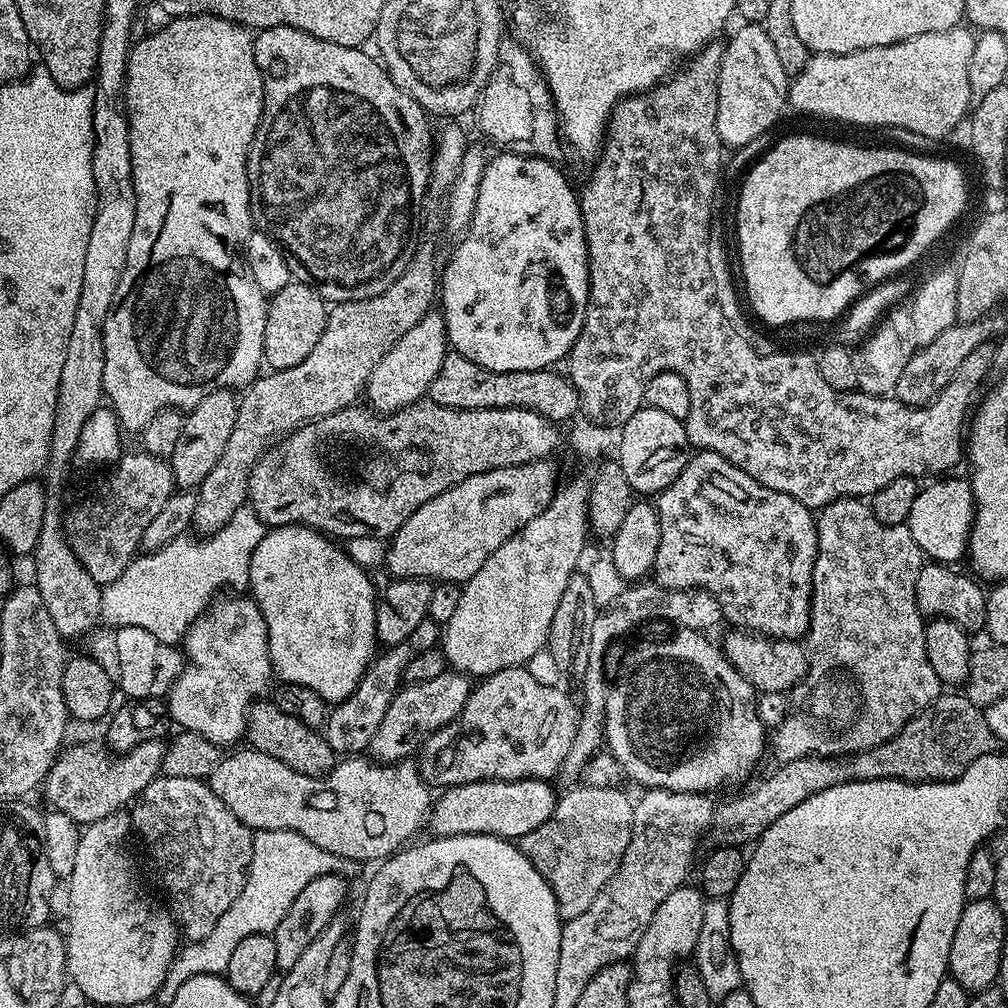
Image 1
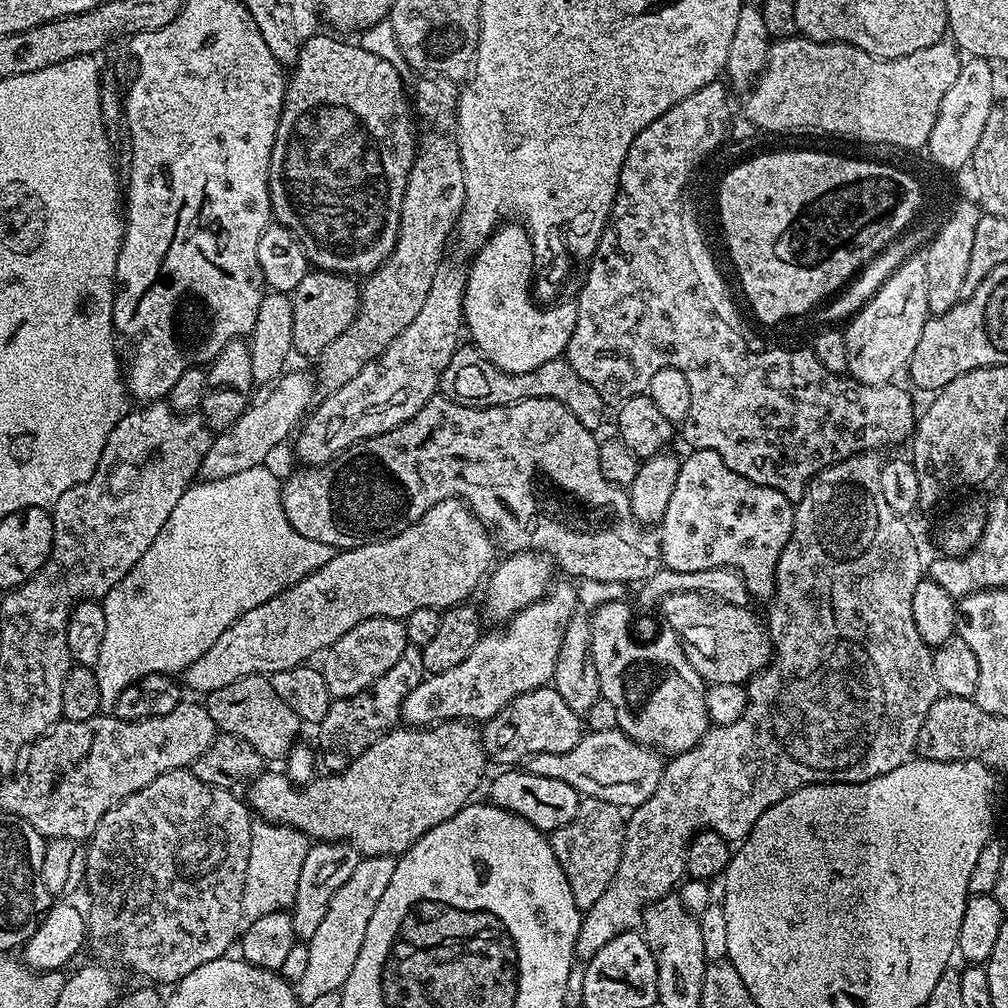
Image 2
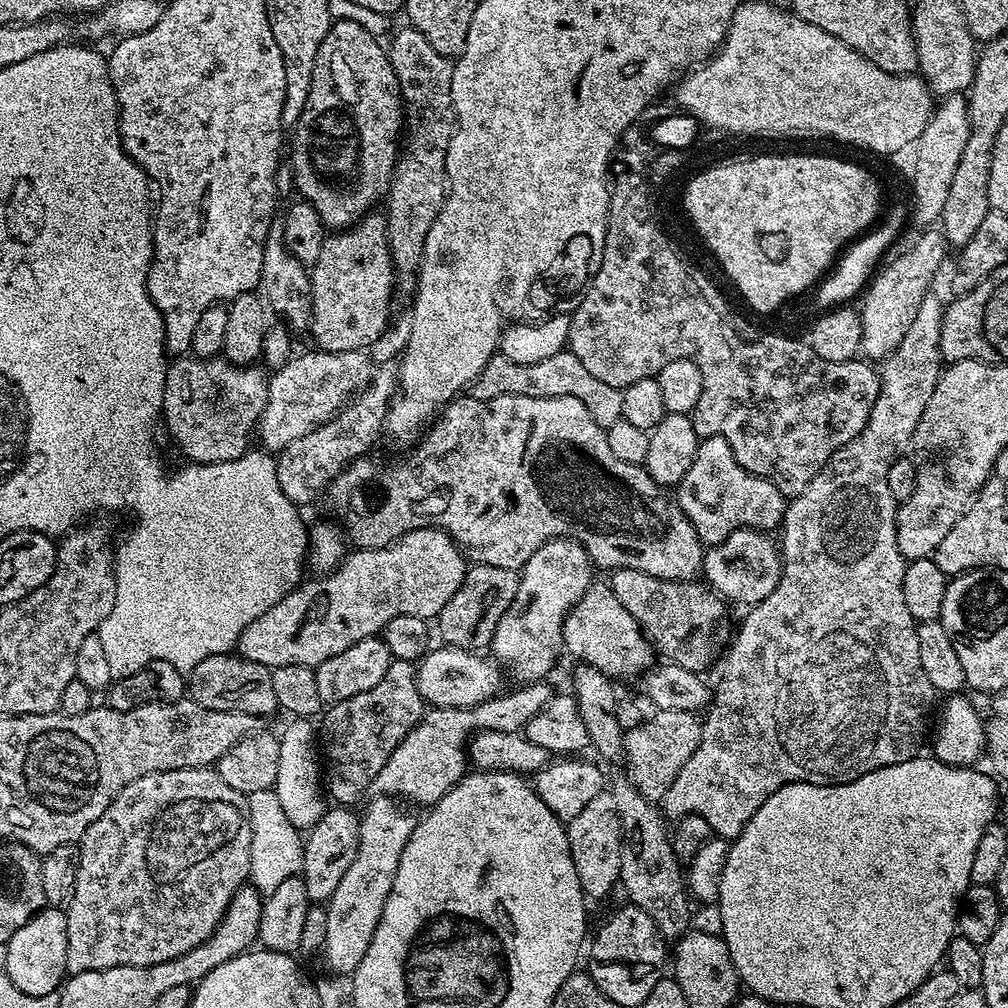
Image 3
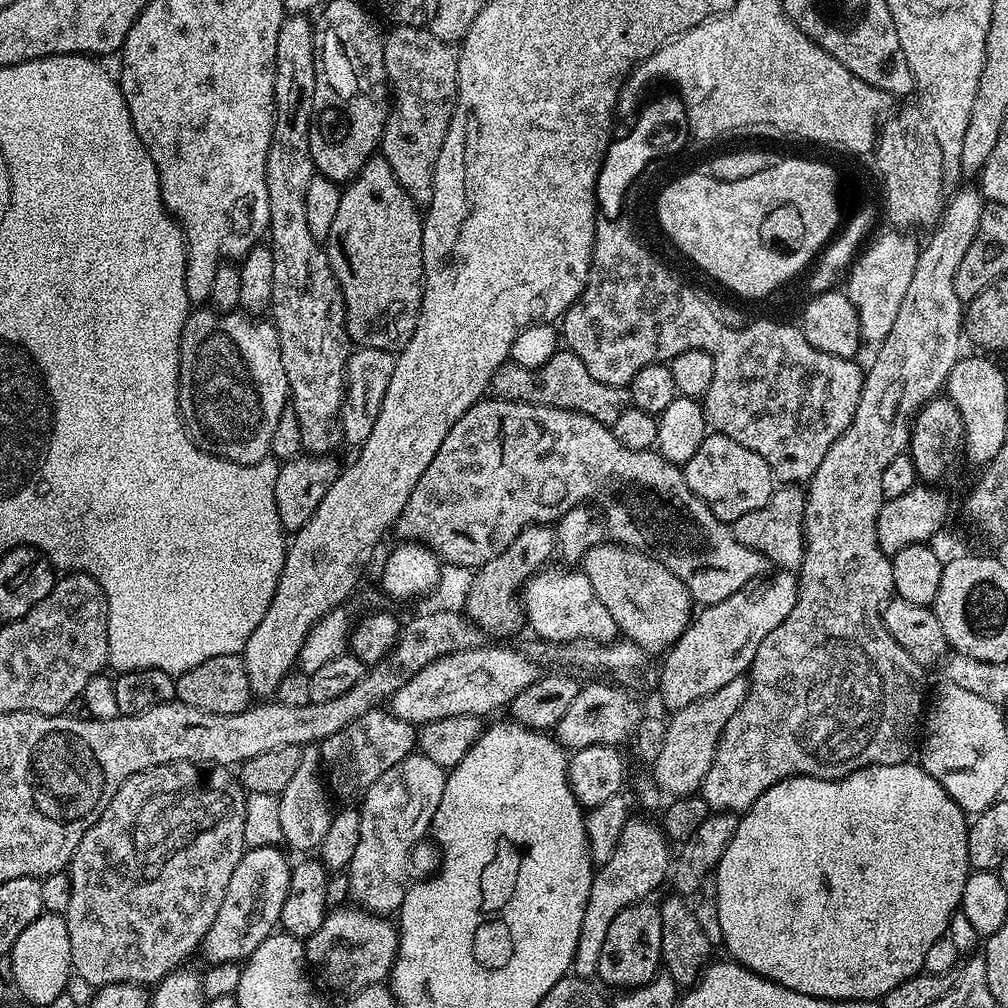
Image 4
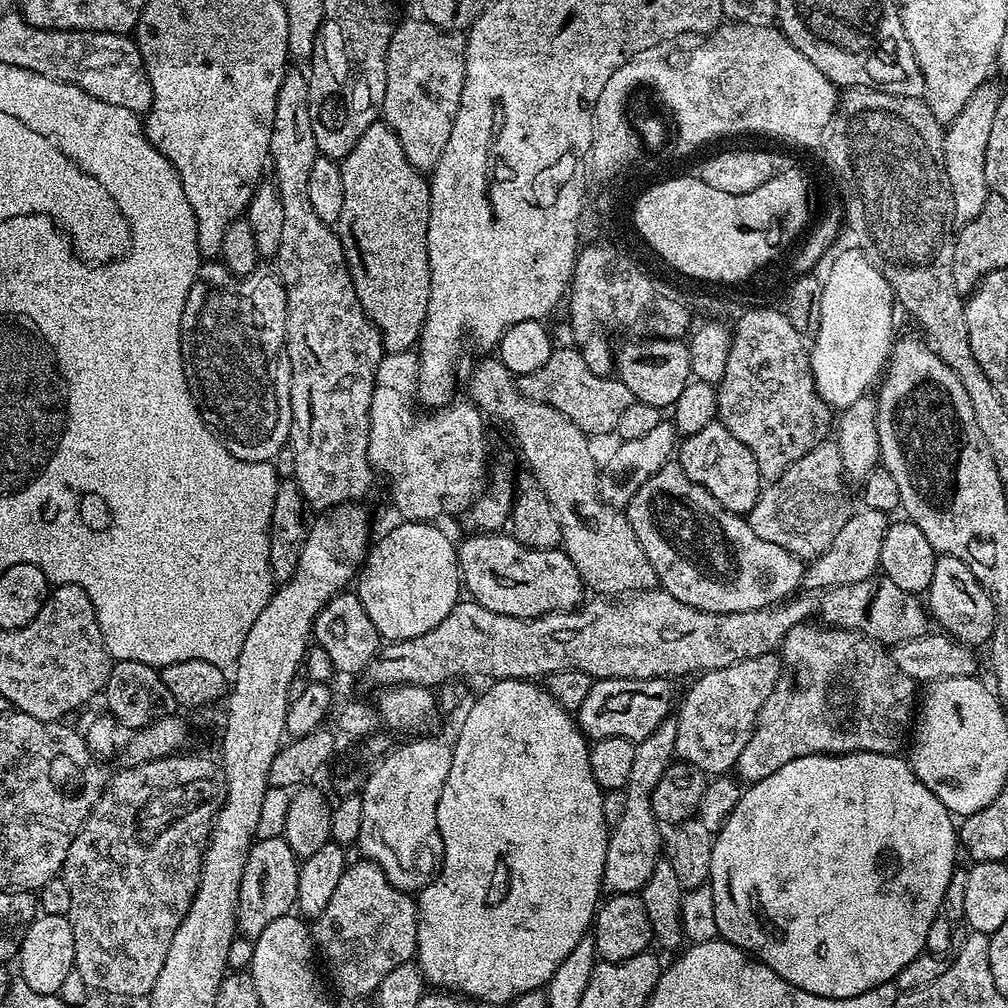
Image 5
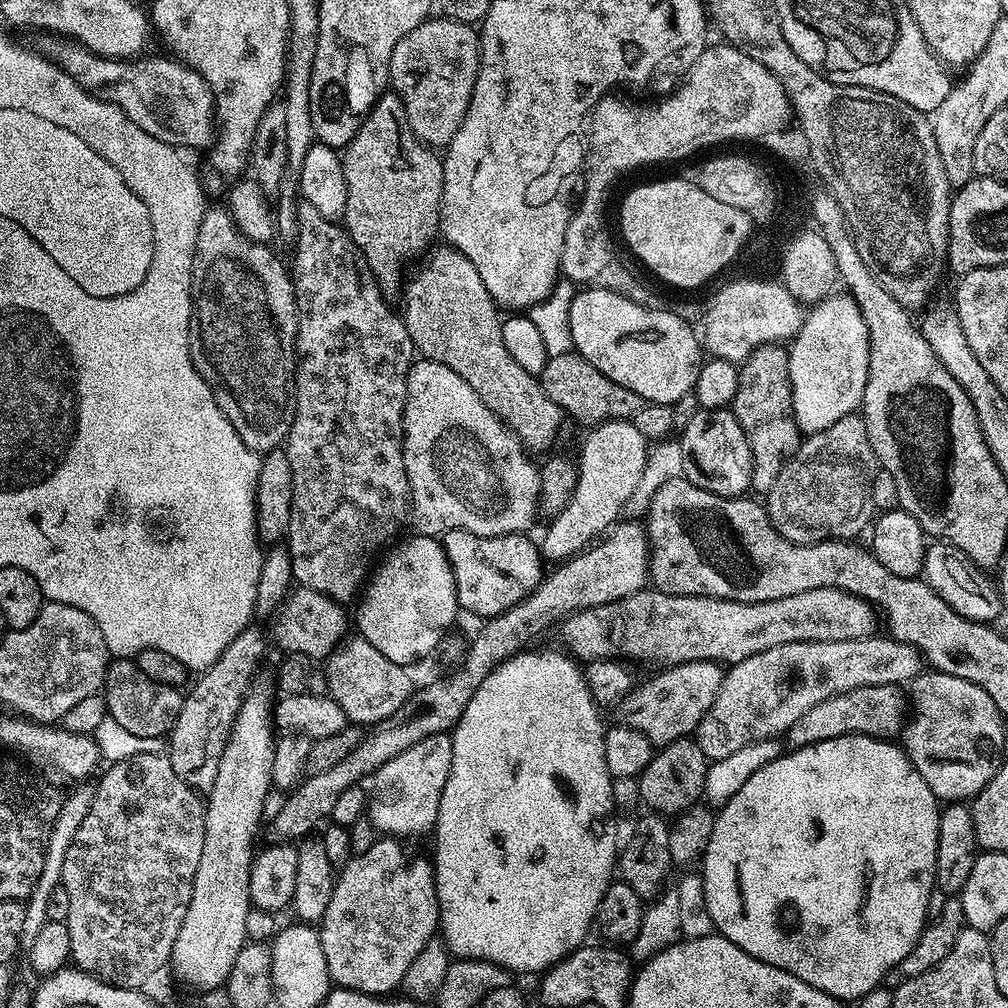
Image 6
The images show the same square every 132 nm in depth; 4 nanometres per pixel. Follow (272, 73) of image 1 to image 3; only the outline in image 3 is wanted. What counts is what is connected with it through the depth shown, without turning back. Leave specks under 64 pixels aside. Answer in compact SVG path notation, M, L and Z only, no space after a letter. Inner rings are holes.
M338 20L332 25L332 29L322 38L318 46L318 58L314 66L314 74L310 82L310 98L306 98L306 106L298 118L296 127L290 132L290 148L292 144L292 164L290 171L292 174L292 183L295 191L300 191L299 199L314 206L314 210L320 215L320 221L323 222L325 229L343 230L351 228L353 224L360 223L360 220L373 211L376 203L383 201L388 194L388 187L392 181L392 171L396 165L398 155L398 145L402 140L402 125L404 123L404 102L400 99L400 87L398 78L388 61L388 53L385 45L377 37L371 36L366 29L356 22Z

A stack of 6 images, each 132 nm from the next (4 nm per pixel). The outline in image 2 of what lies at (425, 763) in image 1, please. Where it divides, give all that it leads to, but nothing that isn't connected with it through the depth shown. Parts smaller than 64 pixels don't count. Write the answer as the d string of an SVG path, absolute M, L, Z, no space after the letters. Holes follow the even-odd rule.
M551 686L523 692L509 701L497 716L491 716L482 728L484 751L500 766L516 766L534 754L562 754L576 745L582 735L582 720Z

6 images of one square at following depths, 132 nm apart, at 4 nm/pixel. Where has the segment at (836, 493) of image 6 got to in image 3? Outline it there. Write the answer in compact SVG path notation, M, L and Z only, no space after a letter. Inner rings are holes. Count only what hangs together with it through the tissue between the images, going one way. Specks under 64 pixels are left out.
M754 528L734 530L720 544L713 544L704 553L703 579L707 587L725 601L755 606L774 590L780 581L780 548L766 532Z

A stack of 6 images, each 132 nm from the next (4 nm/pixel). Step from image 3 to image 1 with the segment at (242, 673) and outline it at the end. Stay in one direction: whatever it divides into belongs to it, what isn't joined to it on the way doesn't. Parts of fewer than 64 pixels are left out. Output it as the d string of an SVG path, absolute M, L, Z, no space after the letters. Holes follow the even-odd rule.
M264 698L252 705L252 709L248 712L248 730L246 740L249 740L251 747L262 754L270 754L270 758L278 758L278 762L282 762L286 766L290 766L294 770L298 770L304 776L325 777L338 763L338 755L330 746L323 731L311 728L303 724L297 716L291 716L284 709L274 703L271 699Z

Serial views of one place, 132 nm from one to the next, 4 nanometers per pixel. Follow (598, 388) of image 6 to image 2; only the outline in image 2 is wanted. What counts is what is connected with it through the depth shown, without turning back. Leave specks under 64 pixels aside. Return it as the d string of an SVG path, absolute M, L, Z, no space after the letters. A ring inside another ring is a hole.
M457 347L446 370L442 370L440 375L439 391L448 399L471 408L493 408L538 398L557 400L562 406L566 406L566 410L570 410L570 414L574 414L574 418L578 418L578 422L582 422L582 426L599 429L606 411L604 399L600 397L598 390L594 390L594 386L590 386L590 382L586 382L586 378L578 378L578 374L574 374L574 366L570 366L567 358L542 362L542 366L534 370L514 374L503 372L498 366L494 366L494 362L487 360L476 347L464 347Z

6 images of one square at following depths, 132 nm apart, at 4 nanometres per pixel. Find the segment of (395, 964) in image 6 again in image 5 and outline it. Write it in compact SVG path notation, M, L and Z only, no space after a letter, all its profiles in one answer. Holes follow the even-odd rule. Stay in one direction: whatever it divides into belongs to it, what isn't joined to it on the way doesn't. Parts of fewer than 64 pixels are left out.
M363 858L349 863L345 868L338 887L334 889L334 898L330 909L332 916L332 976L344 996L371 997L376 987L394 970L394 966L409 963L416 955L417 901L409 893L392 887L392 883L382 874L380 869L370 860Z

